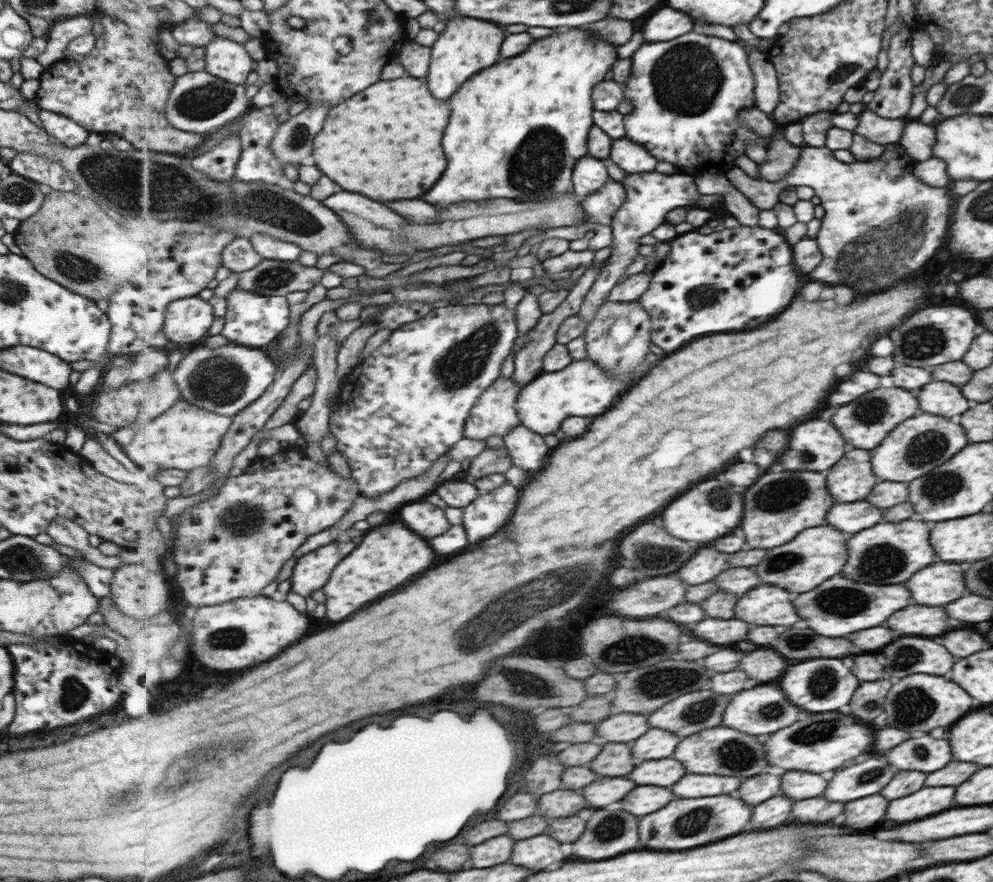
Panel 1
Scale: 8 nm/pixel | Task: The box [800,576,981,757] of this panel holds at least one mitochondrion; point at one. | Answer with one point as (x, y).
(842, 601)

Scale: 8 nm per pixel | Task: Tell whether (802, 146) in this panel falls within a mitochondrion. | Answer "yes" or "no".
no

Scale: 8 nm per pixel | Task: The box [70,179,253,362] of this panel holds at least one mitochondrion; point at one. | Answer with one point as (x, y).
(182, 236)

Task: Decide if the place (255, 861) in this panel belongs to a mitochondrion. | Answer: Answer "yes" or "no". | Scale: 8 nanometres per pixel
no

